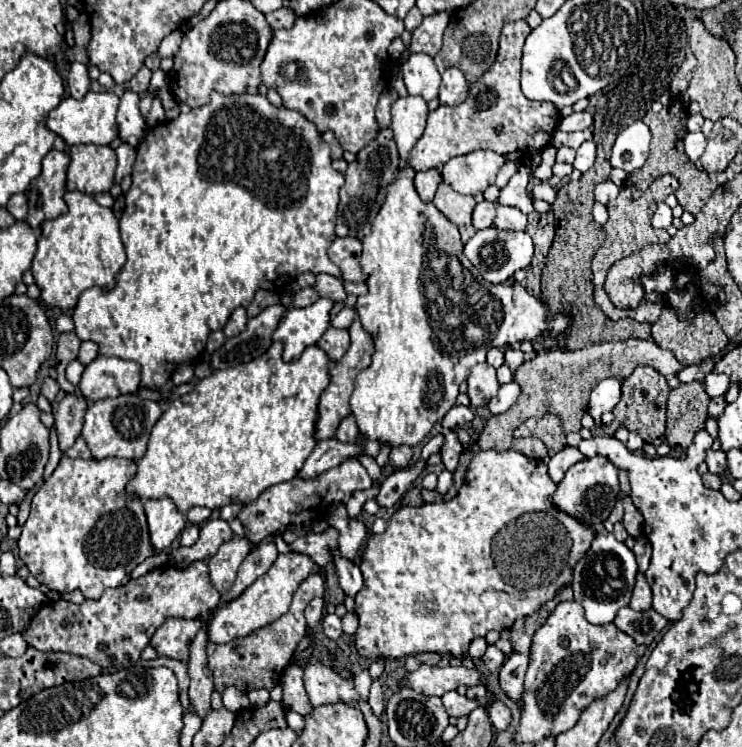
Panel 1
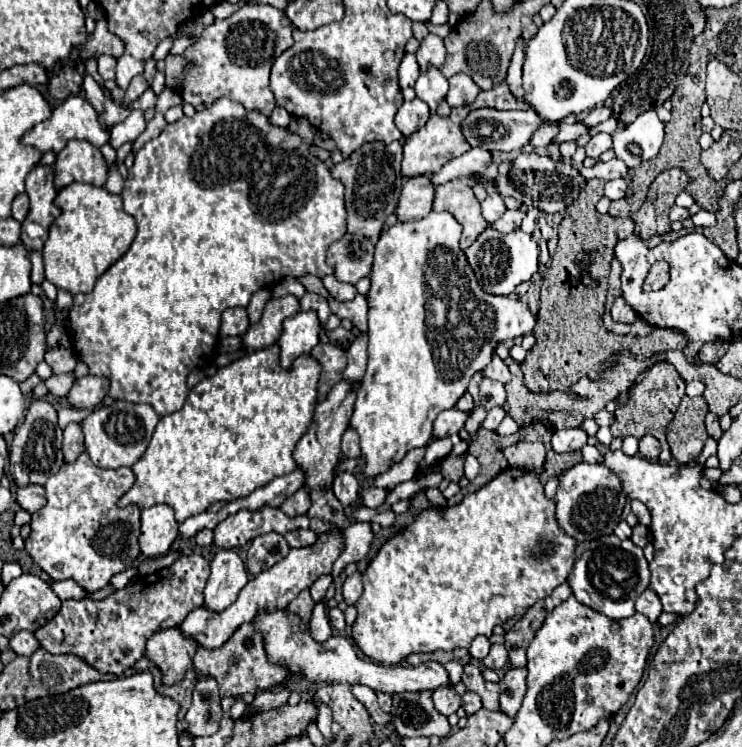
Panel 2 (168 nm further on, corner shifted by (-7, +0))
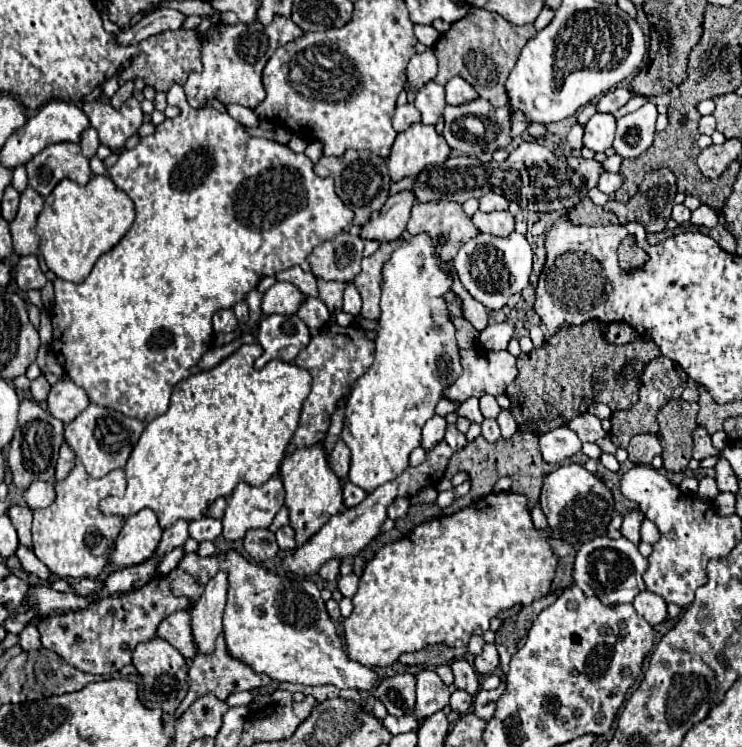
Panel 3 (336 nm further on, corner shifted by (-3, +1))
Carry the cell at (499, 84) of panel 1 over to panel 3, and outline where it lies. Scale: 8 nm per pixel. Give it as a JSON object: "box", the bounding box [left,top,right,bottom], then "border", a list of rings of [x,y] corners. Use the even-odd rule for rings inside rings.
{"box":[388,123,450,183],"border":[[[414,123],[406,131],[398,133],[390,155],[388,171],[396,183],[402,177],[418,175],[428,165],[442,165],[450,155],[450,147],[432,125]]]}

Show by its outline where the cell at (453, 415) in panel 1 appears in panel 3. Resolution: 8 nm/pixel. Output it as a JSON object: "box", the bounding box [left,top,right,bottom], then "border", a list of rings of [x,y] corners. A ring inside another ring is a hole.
{"box":[422,415,446,449],"border":[[[434,415],[432,419],[426,421],[424,429],[422,429],[422,449],[432,449],[436,443],[442,441],[446,431],[446,419],[440,415]]]}

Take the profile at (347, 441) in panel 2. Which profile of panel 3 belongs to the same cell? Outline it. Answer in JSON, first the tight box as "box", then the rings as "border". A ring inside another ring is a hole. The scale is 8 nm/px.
{"box":[328,439,350,479],"border":[[[342,439],[336,441],[332,453],[328,455],[328,463],[332,467],[332,471],[336,473],[338,479],[346,479],[348,477],[348,467],[350,467],[350,449],[346,447],[346,443]]]}

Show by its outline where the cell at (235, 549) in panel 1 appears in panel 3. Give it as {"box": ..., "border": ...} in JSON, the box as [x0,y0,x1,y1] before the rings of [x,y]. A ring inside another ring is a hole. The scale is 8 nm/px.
{"box":[190,571,226,653],"border":[[[220,571],[208,581],[198,605],[192,609],[190,625],[198,653],[212,653],[216,637],[222,633],[222,613],[226,605],[226,573]]]}

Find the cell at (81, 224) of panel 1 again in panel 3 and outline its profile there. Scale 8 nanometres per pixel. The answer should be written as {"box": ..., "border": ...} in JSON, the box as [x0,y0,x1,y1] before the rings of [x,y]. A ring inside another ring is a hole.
{"box":[36,175,134,283],"border":[[[94,175],[86,185],[64,179],[44,199],[44,209],[38,217],[36,233],[40,235],[40,253],[56,277],[82,283],[98,257],[110,251],[126,235],[132,223],[134,203],[124,191],[116,189],[108,175]]]}

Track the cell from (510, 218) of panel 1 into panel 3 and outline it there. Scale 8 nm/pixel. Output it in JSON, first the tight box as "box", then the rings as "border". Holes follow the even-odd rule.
{"box":[472,211,514,237],"border":[[[476,211],[472,215],[472,223],[480,233],[496,235],[496,237],[508,237],[514,231],[514,217],[508,211]]]}

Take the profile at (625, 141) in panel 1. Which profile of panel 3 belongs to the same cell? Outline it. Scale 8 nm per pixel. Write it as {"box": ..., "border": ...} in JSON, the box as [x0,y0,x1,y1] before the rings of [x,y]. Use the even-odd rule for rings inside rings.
{"box":[614,101,656,159],"border":[[[648,101],[640,109],[618,119],[614,149],[624,159],[632,159],[642,155],[654,141],[654,125],[656,125],[656,105]]]}

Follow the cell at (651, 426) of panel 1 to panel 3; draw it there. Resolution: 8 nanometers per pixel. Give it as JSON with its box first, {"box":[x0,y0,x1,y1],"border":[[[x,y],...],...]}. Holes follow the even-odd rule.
{"box":[610,357,688,449],"border":[[[656,357],[652,359],[644,373],[640,375],[640,399],[638,403],[634,403],[630,409],[624,409],[624,411],[614,411],[610,421],[612,421],[612,429],[610,429],[610,439],[616,447],[622,447],[626,449],[630,439],[634,435],[640,435],[640,433],[650,433],[650,435],[658,435],[658,421],[656,421],[656,415],[658,411],[672,399],[680,399],[682,391],[686,389],[688,385],[688,375],[684,373],[684,369],[674,363],[672,359],[668,357]]]}

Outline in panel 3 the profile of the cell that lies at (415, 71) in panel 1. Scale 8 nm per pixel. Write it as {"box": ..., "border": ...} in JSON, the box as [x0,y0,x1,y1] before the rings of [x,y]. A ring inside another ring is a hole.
{"box":[414,81,446,125],"border":[[[430,81],[426,83],[418,93],[414,105],[422,113],[422,123],[424,125],[436,125],[438,119],[442,117],[442,111],[446,107],[444,103],[444,87]]]}

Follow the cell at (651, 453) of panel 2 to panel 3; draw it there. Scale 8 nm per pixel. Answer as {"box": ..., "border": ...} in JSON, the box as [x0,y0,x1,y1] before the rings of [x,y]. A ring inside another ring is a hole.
{"box":[626,433,662,465],"border":[[[642,433],[642,435],[636,435],[630,439],[630,445],[626,451],[628,451],[628,459],[634,465],[650,465],[652,457],[662,453],[662,445],[656,435]]]}

